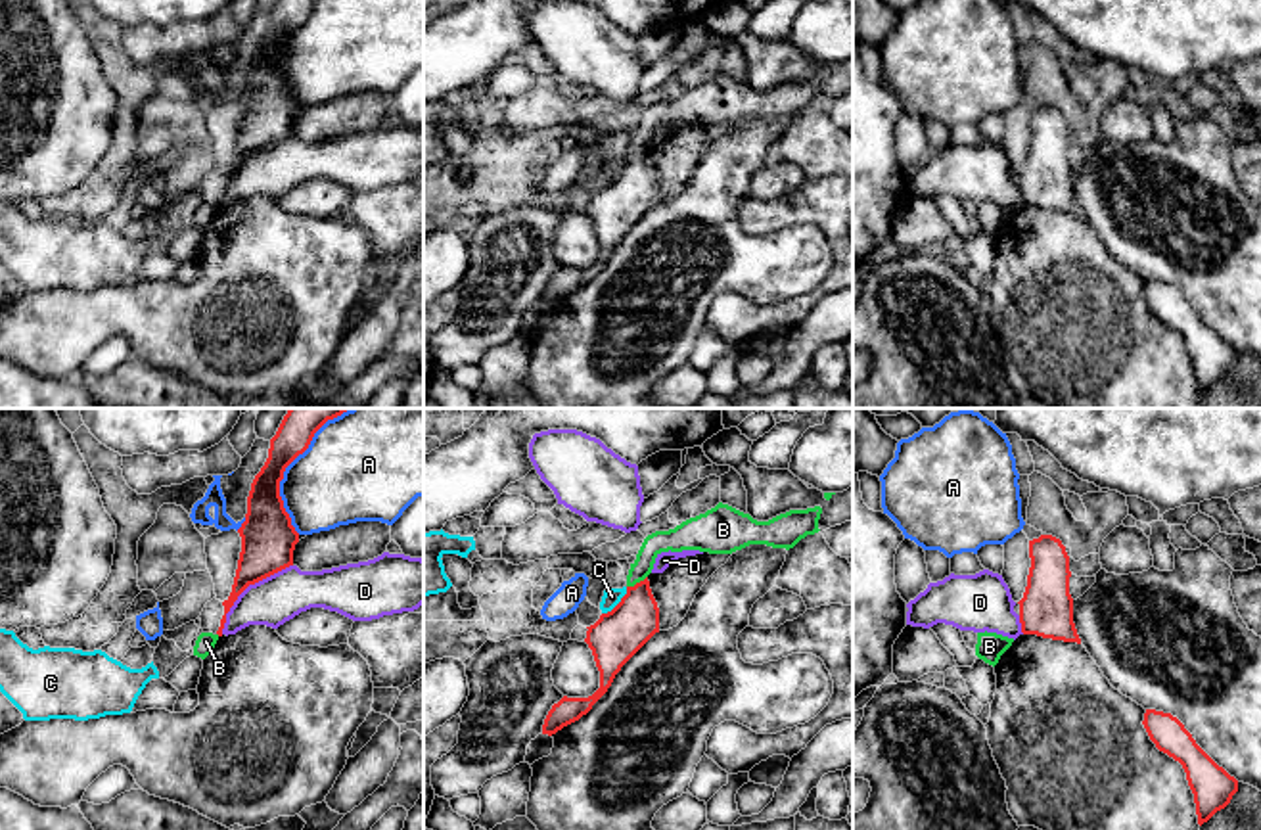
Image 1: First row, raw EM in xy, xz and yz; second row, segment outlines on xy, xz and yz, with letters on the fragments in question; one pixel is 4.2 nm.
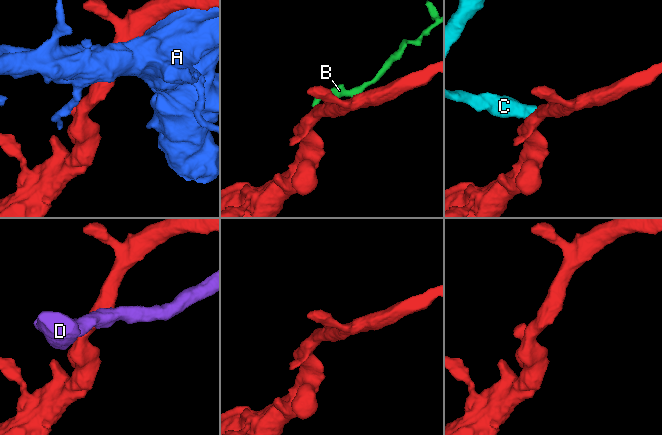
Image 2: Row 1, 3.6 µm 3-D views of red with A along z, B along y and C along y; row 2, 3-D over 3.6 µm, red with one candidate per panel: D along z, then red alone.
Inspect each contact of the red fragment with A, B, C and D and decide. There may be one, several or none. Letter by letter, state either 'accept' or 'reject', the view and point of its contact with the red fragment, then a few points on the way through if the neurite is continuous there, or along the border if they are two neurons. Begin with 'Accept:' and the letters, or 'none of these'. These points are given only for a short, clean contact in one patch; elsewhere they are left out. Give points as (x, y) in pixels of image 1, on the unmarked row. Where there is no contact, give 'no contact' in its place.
Accept: none of these
A: reject | xy (280, 50)
B: reject | xz (637, 154) | along xz (646, 146), (627, 158)
C: reject | xz (619, 173) | along xz (627, 158), (627, 163), (602, 184)
D: reject | xy (246, 158) | along xy (292, 135), (252, 154), (227, 184), (221, 204)

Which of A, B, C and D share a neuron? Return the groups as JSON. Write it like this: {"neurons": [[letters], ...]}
{"neurons": [["A"], ["B", "C"], ["D"]]}

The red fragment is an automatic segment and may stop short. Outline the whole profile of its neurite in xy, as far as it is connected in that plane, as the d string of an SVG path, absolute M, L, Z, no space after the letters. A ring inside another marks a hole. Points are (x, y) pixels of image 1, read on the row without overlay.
M278 0L270 10L268 29L251 54L247 67L245 92L238 100L241 123L230 167L222 173L224 186L217 201L222 207L226 184L238 167L255 155L289 136L299 104L280 67L280 52L286 38L303 25L318 0Z

